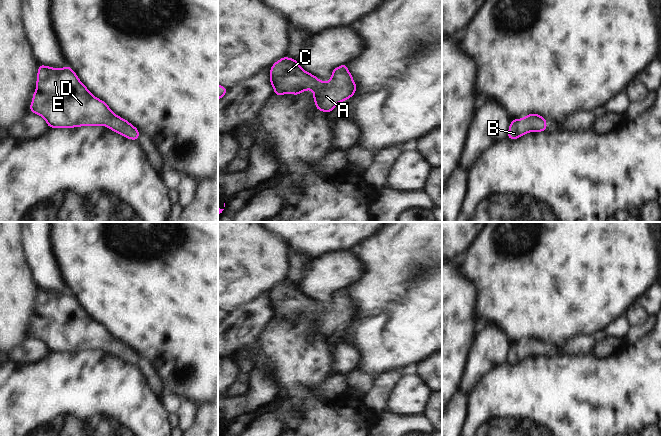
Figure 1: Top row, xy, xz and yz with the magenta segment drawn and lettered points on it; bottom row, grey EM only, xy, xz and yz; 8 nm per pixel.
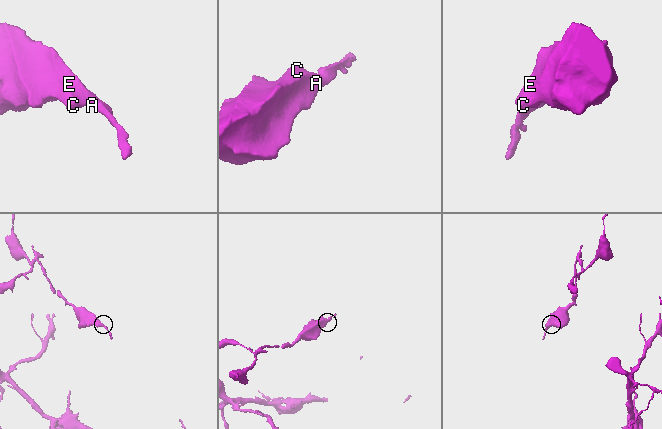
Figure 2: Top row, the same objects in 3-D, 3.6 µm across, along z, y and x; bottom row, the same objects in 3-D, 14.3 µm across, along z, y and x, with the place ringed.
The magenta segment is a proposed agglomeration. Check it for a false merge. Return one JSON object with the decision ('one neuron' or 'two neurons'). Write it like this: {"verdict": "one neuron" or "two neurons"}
{"verdict": "one neuron"}

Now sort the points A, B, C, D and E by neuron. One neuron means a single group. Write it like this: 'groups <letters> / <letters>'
groups A B C D E

